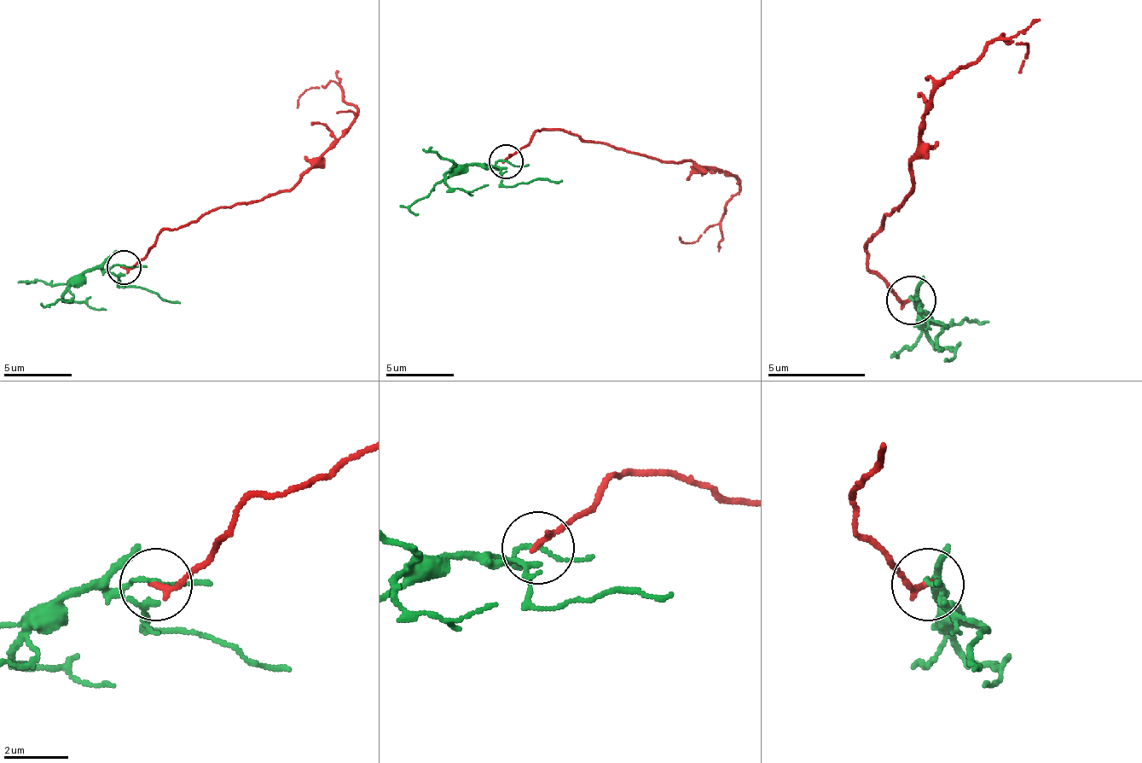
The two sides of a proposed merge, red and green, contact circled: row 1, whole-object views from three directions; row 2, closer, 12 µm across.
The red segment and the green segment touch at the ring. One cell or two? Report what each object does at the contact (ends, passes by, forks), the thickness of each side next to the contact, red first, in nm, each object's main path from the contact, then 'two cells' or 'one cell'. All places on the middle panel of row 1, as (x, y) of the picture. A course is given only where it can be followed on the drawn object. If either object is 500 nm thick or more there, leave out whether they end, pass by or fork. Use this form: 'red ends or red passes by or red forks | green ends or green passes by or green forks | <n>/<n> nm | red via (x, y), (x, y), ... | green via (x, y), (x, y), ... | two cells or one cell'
red ends | green passes by | 190/100 nm | red via (505, 162), (539, 131), (566, 131), (730, 172), (740, 189), (727, 213), (699, 237), (686, 244), (679, 237) | green via (505, 162), (467, 165), (437, 183), (409, 210), (420, 213) | two cells

